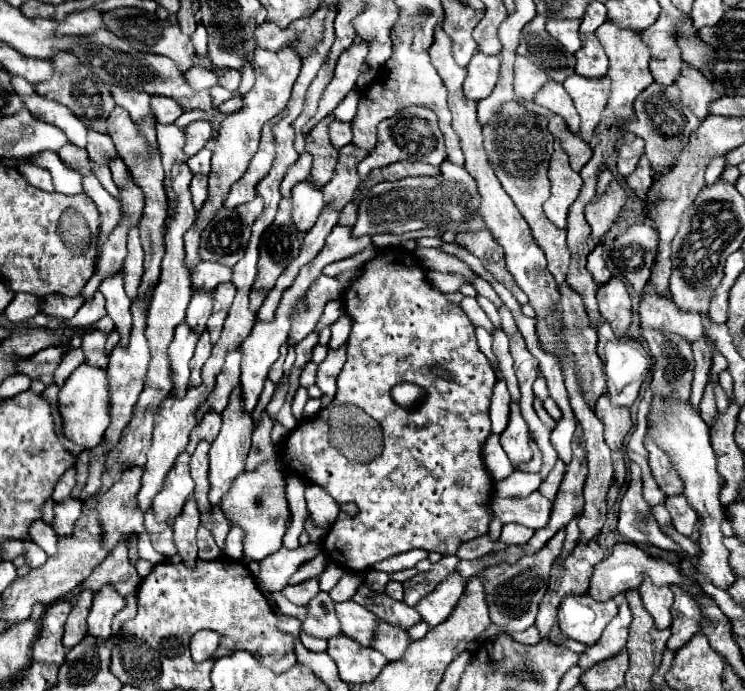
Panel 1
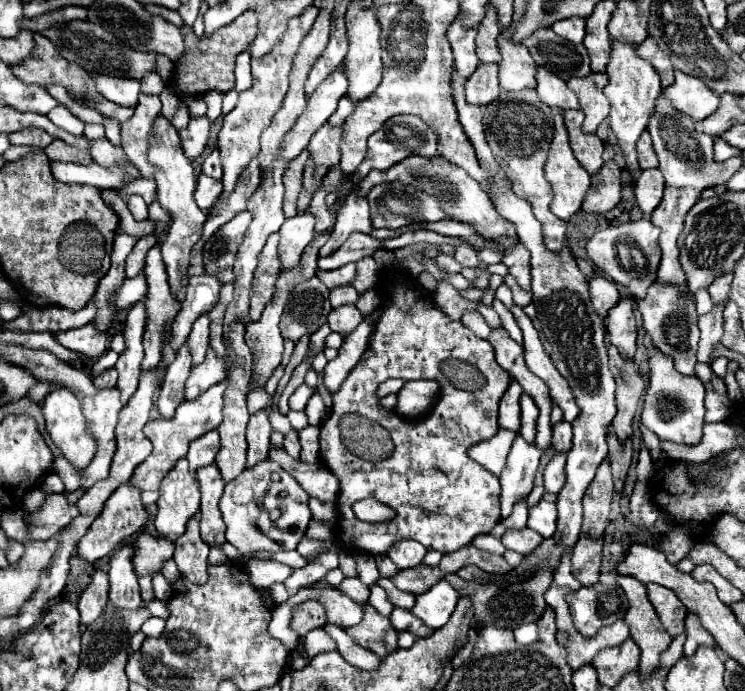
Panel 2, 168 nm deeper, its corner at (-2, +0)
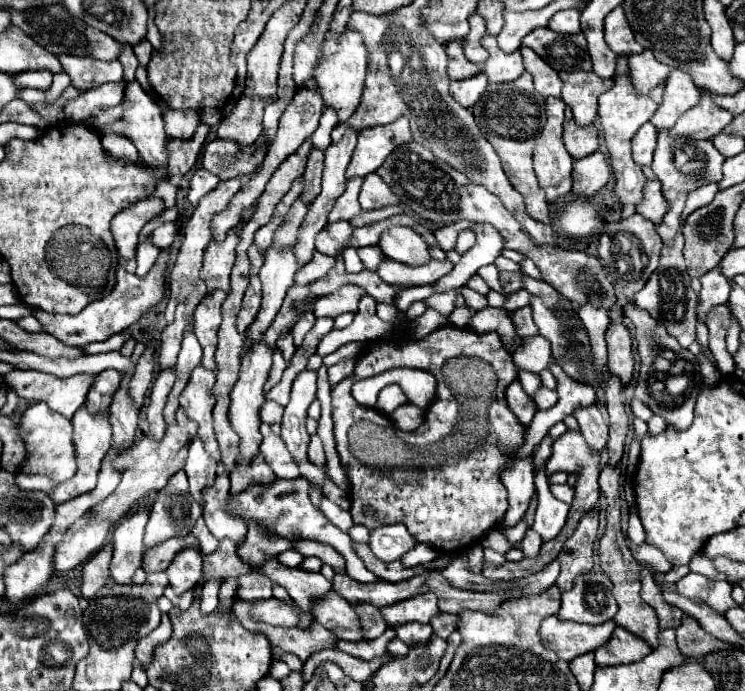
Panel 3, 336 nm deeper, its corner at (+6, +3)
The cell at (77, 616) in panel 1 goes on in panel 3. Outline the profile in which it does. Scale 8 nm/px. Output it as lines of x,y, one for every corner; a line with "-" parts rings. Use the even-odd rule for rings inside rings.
106,543
92,559
86,561
82,569
82,595
84,599
92,599
98,589
102,589
110,579
110,559
112,559
112,543

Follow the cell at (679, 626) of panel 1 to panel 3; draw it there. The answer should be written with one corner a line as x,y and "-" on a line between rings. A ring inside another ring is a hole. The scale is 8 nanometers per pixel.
690,615
682,617
682,625
676,629
676,641
678,641
678,649
682,651
682,655
692,657
692,659
698,659
706,653
712,653
714,649
728,647
724,641
706,633
700,627
700,623

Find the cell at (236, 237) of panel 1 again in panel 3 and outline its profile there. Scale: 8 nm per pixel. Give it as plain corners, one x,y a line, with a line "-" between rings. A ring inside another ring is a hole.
230,233
226,241
210,241
206,253
204,253
204,265
200,269
200,277
208,287
208,295
222,289
224,293
230,291
230,269
236,259
236,245
238,235

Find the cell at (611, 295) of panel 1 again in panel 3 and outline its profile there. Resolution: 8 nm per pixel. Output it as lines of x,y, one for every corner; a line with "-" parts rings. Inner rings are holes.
614,321
606,333
608,341
608,373
616,375
622,385
626,387
632,379
634,369
634,357
632,357
632,341
628,335
628,329
622,321

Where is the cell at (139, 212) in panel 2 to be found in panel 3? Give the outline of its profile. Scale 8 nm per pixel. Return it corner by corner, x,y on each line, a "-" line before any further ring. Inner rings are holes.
150,197
146,201
138,201
130,209
124,209
112,219
112,237
121,259
127,261
136,257
138,235
142,227
154,217
164,213
164,201
158,197

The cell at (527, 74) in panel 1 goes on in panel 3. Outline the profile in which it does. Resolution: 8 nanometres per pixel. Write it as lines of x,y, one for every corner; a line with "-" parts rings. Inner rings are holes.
486,35
482,39
482,45
488,49
490,57
484,63
484,73
488,77
490,83
504,83
504,81
514,81
524,73
524,65
522,65
522,57
520,51
514,53
504,53
500,51
496,37

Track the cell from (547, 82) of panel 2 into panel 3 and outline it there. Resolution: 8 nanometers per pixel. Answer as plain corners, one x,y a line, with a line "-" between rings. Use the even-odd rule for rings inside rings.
522,45
520,53
524,59
526,71
534,77
534,87
538,89
538,93
542,93
544,97
560,97
562,81
558,73
548,63
544,63
544,59
538,57
530,47

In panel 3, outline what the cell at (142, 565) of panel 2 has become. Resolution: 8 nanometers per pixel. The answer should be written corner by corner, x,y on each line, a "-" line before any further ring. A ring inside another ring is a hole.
186,535
164,541
164,545
158,545
158,549
150,549
150,553
144,553
144,571
164,571
172,563
174,555
178,555
186,547
198,547
198,539
194,535

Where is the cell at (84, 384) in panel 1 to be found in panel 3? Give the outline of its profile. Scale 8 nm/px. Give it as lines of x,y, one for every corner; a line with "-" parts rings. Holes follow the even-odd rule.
34,403
28,409
24,409
20,423
18,423
18,435
20,435
22,443
26,445
26,457
18,467
20,473
24,473
24,475
46,475
56,485
68,481
76,473
72,423
70,423
70,419
62,417
60,413
50,411
50,407
46,403

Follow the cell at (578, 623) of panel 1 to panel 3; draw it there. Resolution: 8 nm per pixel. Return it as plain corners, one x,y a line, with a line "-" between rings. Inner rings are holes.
574,579
574,587
562,593
562,607
558,611
558,619
600,625
610,621
616,615
618,607
612,597
610,581

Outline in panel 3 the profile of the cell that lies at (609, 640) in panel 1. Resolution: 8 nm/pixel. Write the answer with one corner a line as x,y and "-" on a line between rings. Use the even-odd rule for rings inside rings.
546,617
540,625
540,639
562,661
572,661
574,657
604,645
610,639
614,627
614,621
606,621
602,625
578,625
560,621
558,617

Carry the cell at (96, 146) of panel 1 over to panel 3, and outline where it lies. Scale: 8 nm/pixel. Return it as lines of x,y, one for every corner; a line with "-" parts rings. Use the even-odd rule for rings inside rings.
22,71
12,75
14,83
18,83
20,89
42,89
42,85
52,85
52,73
50,71

